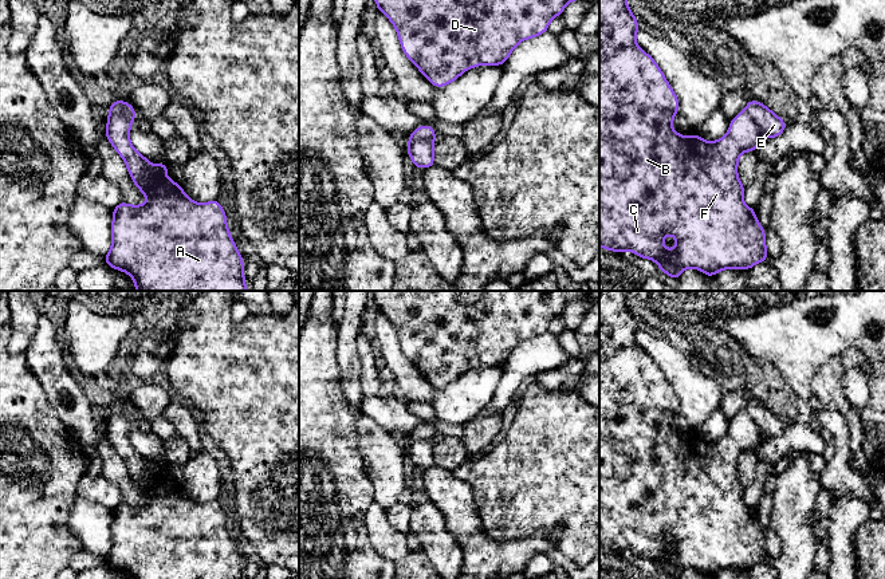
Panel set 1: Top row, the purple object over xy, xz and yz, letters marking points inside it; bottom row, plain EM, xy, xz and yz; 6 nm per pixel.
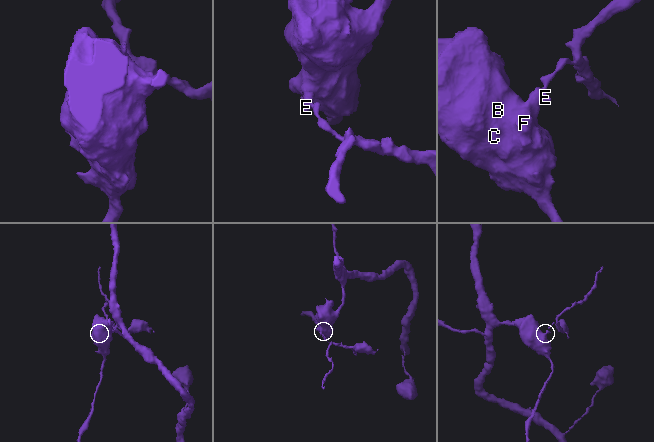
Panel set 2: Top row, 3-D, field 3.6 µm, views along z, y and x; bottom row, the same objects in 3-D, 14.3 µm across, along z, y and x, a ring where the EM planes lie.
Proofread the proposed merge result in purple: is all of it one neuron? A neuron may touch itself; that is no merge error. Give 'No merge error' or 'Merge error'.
Merge error

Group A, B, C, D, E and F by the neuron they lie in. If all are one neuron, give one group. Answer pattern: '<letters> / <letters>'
A B C D F / E

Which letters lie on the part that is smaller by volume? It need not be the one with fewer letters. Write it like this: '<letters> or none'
E

